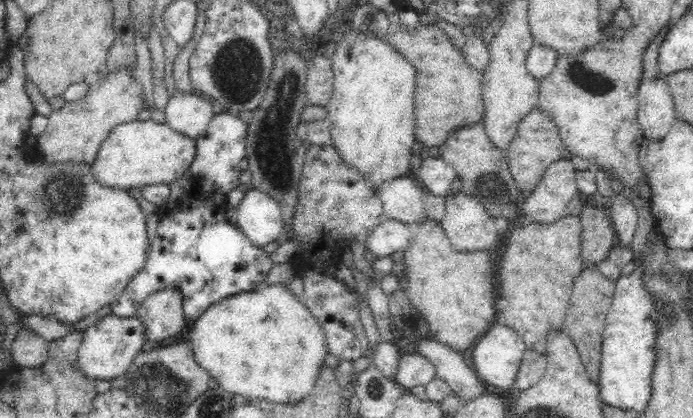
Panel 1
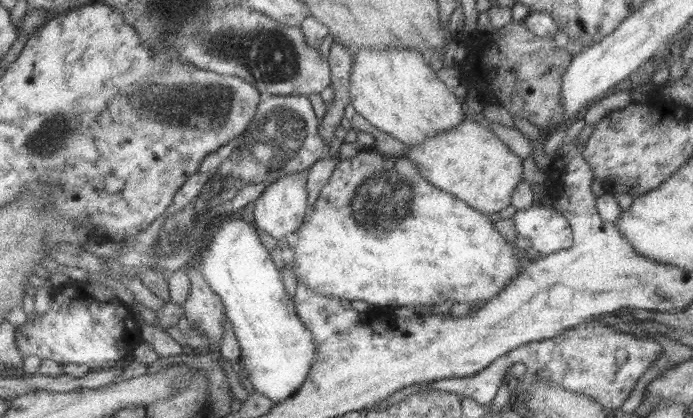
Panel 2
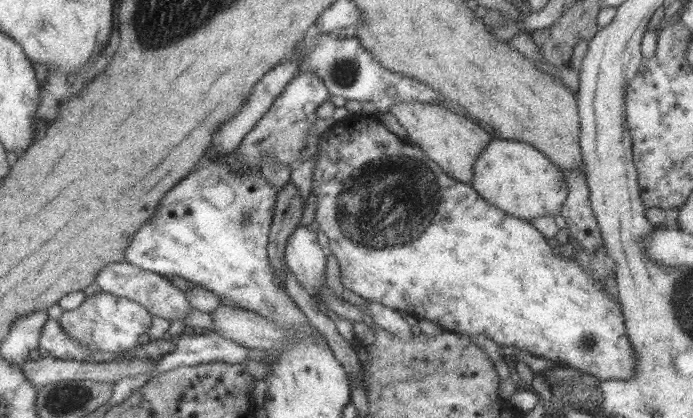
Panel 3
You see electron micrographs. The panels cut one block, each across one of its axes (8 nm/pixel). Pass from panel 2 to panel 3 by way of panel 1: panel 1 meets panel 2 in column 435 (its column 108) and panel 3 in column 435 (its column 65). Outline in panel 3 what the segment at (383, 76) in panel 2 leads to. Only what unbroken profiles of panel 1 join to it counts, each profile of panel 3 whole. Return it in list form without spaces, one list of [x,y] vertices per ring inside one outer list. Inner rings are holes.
[[[395,102],[389,107],[387,114],[391,114],[405,129],[405,138],[411,141],[411,144],[419,146],[425,156],[436,162],[445,174],[454,178],[455,181],[459,180],[469,185],[471,166],[475,158],[483,152],[487,142],[491,140],[491,134],[485,132],[467,115],[458,116],[441,105],[425,102]]]

